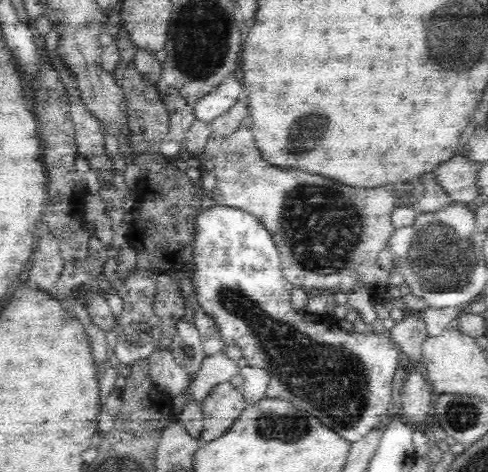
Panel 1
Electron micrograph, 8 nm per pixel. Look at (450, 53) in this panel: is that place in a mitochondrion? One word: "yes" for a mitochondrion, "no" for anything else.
yes

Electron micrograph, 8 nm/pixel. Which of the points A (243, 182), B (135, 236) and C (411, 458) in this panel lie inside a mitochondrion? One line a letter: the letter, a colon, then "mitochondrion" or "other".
A: other
B: other
C: other

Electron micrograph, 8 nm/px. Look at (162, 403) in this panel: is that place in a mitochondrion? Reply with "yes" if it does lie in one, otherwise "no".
no

